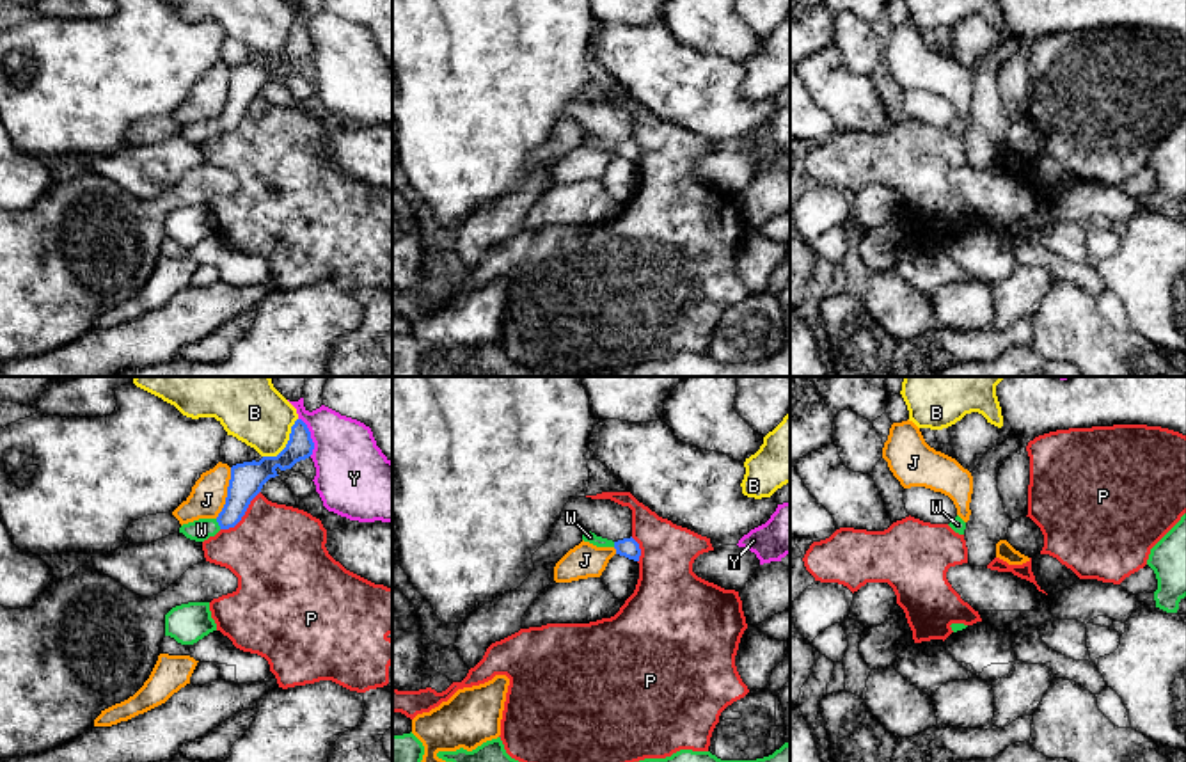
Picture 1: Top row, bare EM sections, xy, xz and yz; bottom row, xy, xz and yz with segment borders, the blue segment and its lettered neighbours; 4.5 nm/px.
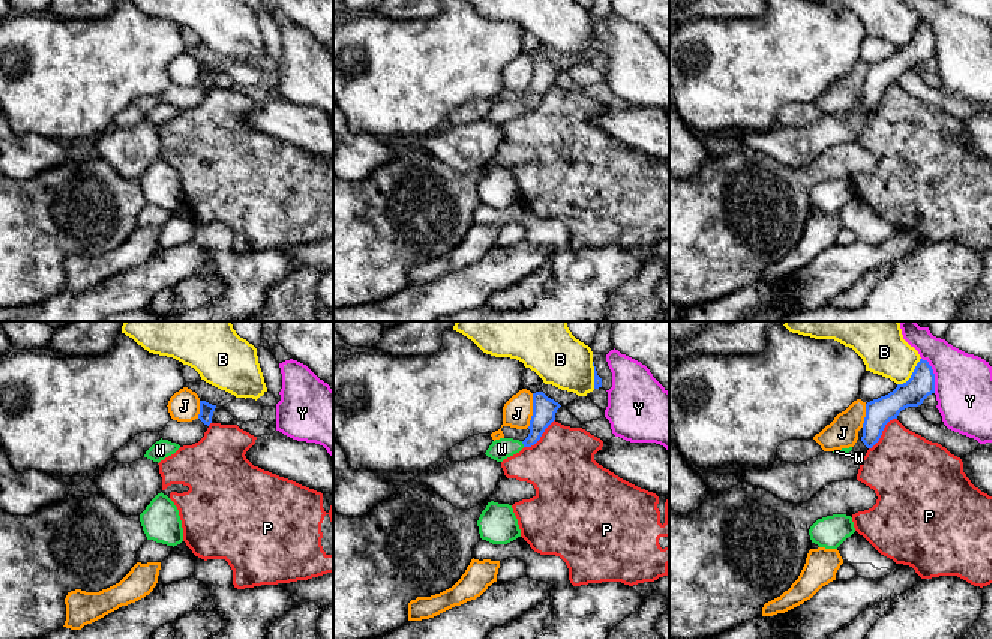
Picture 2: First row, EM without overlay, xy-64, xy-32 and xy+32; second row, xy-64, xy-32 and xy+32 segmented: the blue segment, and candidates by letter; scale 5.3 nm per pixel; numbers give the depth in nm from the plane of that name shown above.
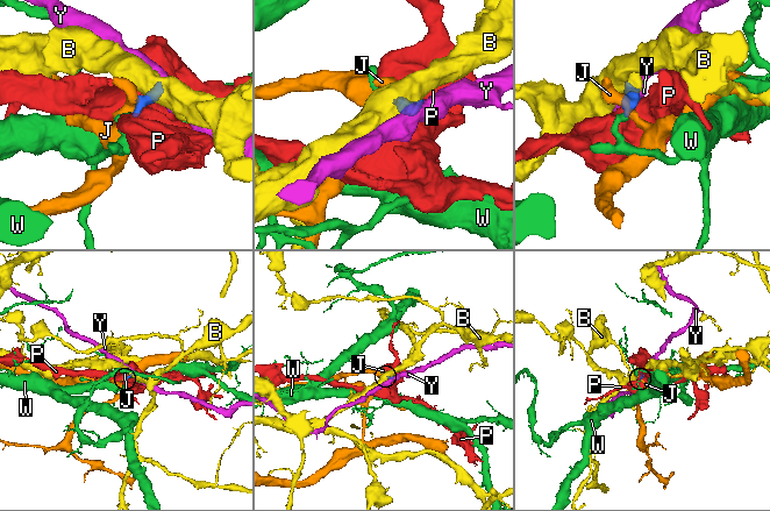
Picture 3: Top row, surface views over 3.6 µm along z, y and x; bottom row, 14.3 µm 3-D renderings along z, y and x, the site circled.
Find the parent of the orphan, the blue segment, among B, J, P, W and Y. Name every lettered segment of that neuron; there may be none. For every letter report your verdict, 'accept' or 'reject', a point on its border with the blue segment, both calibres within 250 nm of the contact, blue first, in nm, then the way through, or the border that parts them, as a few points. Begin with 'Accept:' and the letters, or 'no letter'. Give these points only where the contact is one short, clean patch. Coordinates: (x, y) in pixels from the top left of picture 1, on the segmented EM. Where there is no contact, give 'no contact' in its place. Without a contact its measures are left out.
Accept: W
B: reject; contact xy (288, 443); calibres 150 and 300 nm; border xy (297, 418), (288, 443), (276, 455), (263, 457)
J: reject; contact xy (228, 492); calibres 150 and 160 nm; border xy (231, 468), (226, 503), (215, 517)
P: reject; contact xy (244, 514); calibres 150 and 440 nm; border xy (260, 491), (245, 514), (233, 526), (221, 530)
W: accept; contact xy (219, 524); calibres 150 and 100 nm; way xy (247, 478), (235, 508), (219, 524), (201, 530)
Y: reject; contact xy (309, 437); calibres 120 and 340 nm; border xy (299, 418), (309, 432), (313, 443), (311, 455)

